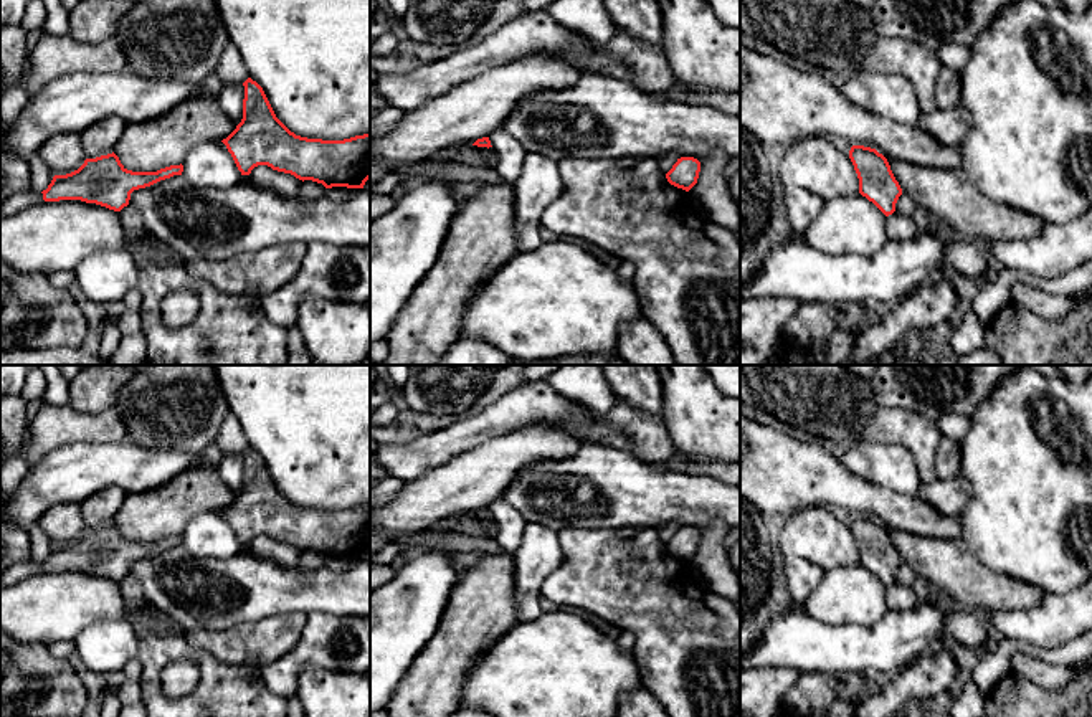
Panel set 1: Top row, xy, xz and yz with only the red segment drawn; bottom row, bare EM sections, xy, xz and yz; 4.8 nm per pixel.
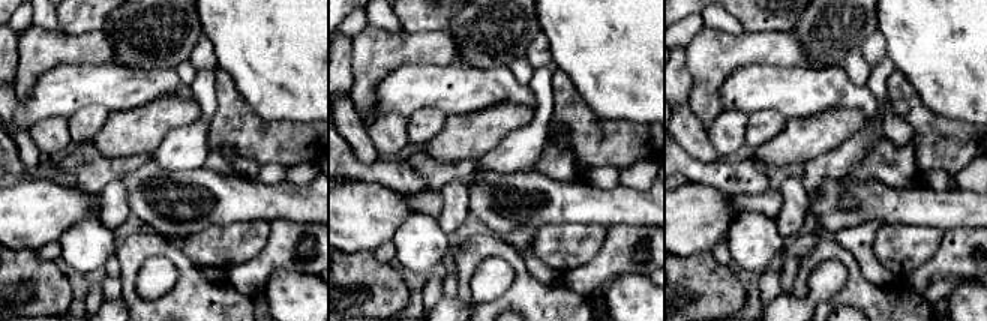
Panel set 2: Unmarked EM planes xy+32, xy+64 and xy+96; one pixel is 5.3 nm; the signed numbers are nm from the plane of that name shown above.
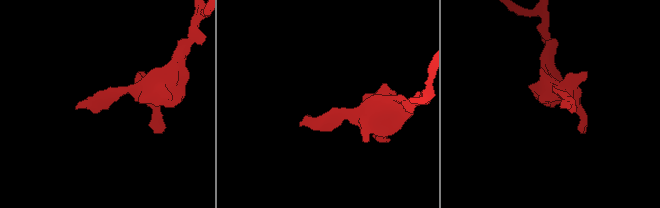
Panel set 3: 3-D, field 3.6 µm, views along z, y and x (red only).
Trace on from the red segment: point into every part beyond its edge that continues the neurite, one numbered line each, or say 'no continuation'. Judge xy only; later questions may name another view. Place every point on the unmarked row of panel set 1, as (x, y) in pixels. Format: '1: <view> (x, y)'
1: xy (20, 570)

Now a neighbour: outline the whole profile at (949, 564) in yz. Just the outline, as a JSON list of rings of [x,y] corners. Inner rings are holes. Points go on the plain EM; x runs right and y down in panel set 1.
[[[887,529],[890,540],[899,552],[904,563],[907,563],[914,573],[928,583],[937,585],[948,593],[957,605],[973,606],[988,613],[1029,610],[1041,603],[1047,593],[1034,585],[996,573],[981,565],[963,540],[919,537],[895,529]]]

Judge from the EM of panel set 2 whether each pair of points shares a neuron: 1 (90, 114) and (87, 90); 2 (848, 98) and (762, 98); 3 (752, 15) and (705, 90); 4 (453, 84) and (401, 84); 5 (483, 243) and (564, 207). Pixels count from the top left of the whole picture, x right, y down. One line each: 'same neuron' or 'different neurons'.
1: different neurons
2: same neuron
3: different neurons
4: same neuron
5: different neurons

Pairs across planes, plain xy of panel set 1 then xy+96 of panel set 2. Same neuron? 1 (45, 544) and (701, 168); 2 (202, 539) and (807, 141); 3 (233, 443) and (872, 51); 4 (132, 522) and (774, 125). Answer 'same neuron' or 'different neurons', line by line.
1: different neurons
2: different neurons
3: same neuron
4: different neurons

